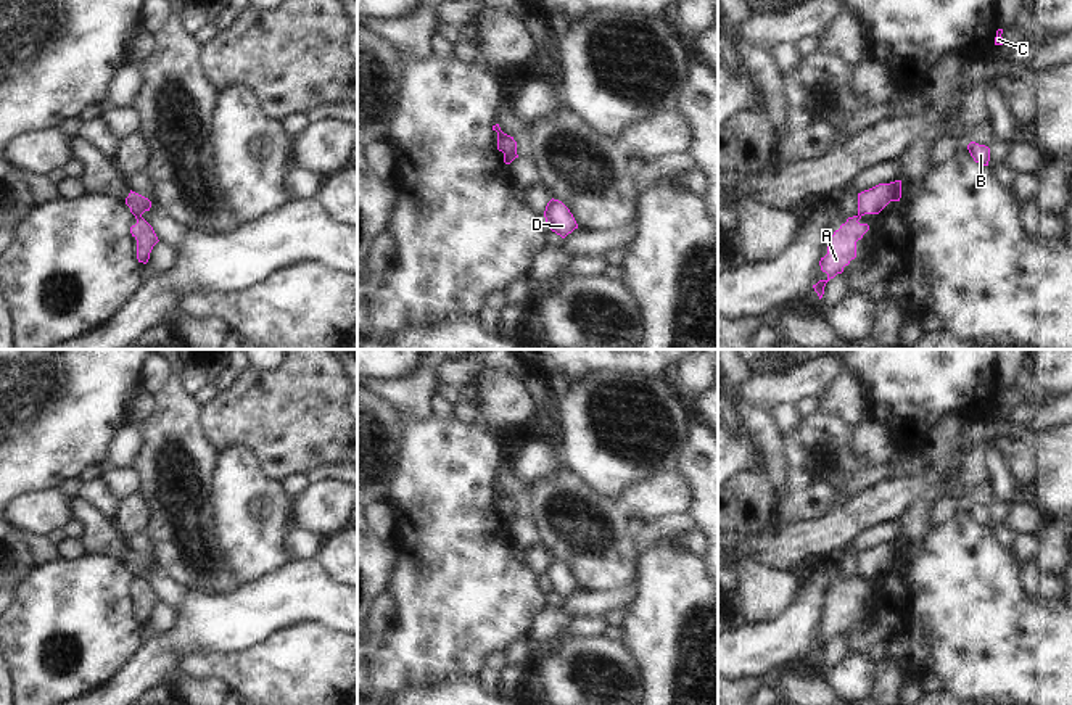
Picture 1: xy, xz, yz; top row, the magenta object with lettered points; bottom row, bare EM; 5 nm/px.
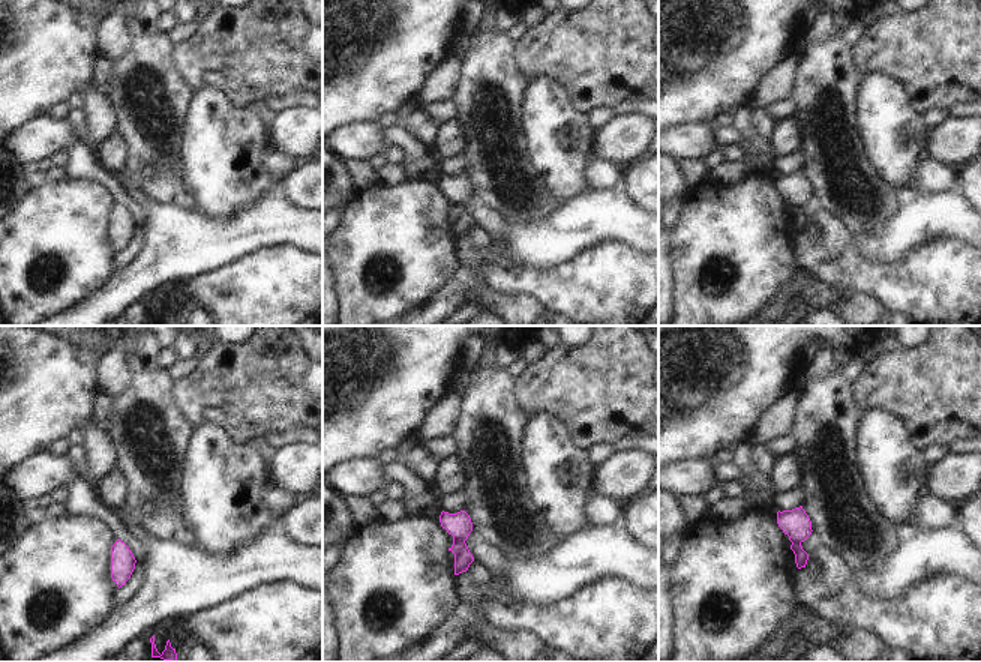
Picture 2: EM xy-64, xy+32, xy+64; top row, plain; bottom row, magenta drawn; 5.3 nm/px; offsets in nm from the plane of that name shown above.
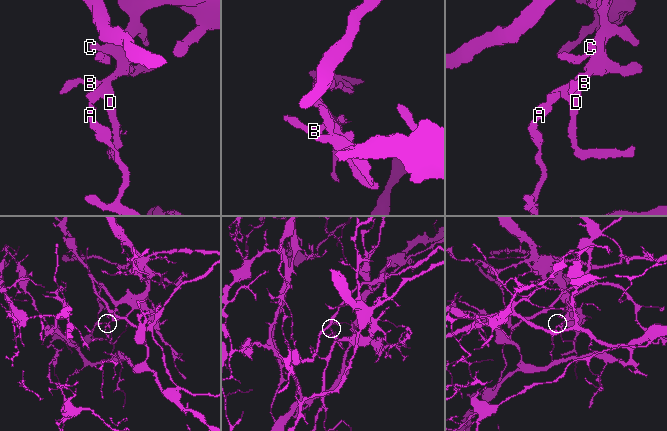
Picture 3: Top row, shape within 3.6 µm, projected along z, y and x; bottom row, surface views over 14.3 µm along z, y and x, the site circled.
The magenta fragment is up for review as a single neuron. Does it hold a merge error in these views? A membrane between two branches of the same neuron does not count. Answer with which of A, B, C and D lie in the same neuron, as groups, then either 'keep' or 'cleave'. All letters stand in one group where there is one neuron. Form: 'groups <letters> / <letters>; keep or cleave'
groups A / B C D; cleave

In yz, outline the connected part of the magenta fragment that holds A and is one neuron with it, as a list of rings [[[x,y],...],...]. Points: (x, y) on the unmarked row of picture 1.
[[[861,576],[848,578],[827,600],[827,615],[819,621],[821,631],[827,634],[827,639],[813,645],[819,660],[824,655],[826,644],[837,634],[842,634],[843,628],[856,618],[856,602],[869,591],[868,584],[858,583],[860,579]]]

